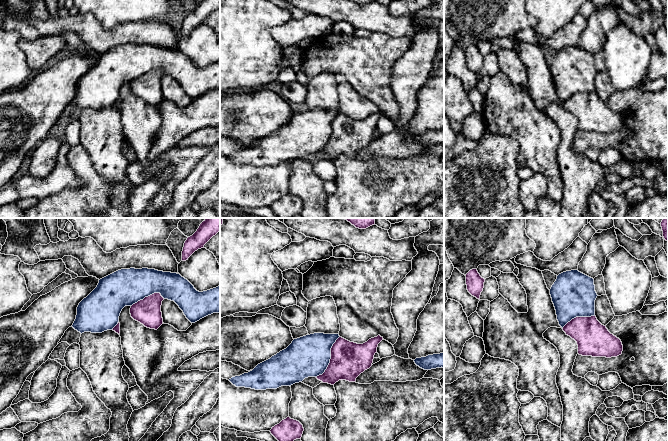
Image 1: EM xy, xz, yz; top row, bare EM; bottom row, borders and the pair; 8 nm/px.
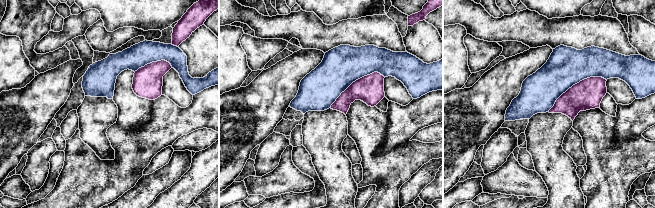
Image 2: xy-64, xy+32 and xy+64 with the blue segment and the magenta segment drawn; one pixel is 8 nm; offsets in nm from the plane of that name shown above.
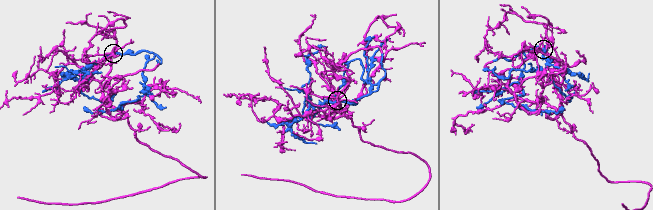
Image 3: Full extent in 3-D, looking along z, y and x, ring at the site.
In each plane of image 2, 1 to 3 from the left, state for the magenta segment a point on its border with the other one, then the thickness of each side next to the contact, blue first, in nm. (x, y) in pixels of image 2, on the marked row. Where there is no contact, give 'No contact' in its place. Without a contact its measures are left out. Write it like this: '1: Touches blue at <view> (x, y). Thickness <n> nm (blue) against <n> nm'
1: Touches blue at xy-64 (153, 61). Thickness 190 nm (blue) against 240 nm
2: Touches blue at xy+32 (355, 80). Thickness 320 nm (blue) against 220 nm
3: Touches blue at xy+64 (575, 83). Thickness 320 nm (blue) against 240 nm

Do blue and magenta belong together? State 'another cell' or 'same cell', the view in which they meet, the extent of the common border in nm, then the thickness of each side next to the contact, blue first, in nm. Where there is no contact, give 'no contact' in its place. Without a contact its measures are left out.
same cell; meets blue in xz; contact 380 nm long; 340 nm thick on the blue side, 280 nm on the other

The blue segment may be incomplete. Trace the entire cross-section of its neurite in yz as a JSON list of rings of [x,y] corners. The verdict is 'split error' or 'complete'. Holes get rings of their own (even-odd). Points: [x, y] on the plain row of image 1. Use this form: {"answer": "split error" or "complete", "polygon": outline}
{"answer": "split error", "polygon": [[[578,46],[563,48],[557,52],[550,65],[550,71],[559,101],[566,111],[577,118],[579,131],[611,134],[622,130],[621,116],[611,110],[595,92],[595,76],[598,71],[595,67],[593,54]]]}

